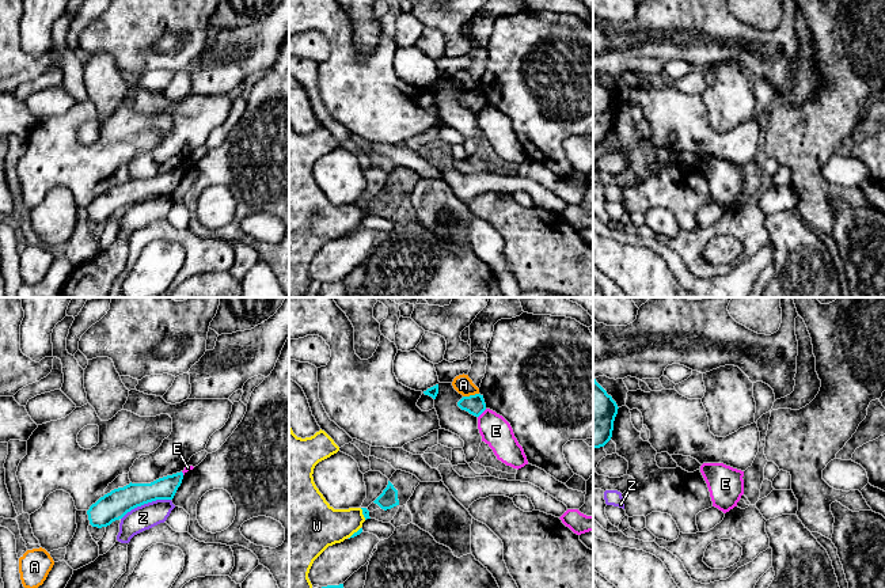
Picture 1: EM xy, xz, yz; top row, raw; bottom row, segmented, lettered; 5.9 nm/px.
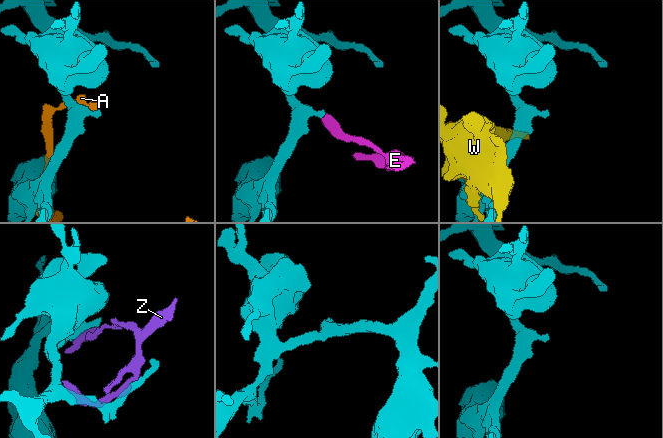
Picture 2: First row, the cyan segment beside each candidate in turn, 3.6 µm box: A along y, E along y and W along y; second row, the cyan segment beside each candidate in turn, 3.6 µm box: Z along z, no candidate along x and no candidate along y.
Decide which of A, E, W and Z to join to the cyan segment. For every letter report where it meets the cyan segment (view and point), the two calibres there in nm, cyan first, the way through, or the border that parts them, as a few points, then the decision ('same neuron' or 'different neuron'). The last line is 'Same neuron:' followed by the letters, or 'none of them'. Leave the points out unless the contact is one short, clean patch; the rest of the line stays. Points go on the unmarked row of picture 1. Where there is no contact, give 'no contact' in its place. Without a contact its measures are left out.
A: contact xz (470, 91); calibres 120 and 110 nm; different neuron
E: contact xz (482, 107); calibres 120 and 180 nm; border xz (486, 105), (478, 113); different neuron
W: contact xz (363, 209); calibres 50 and 240 nm; different neuron
Z: contact xy (145, 198); calibres 170 and 150 nm; different neuron
Same neuron: none of them

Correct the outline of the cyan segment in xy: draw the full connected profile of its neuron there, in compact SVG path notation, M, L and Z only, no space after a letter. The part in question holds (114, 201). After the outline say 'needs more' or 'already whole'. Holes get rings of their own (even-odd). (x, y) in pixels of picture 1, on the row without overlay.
M183 168L159 174L151 179L129 179L100 193L87 206L92 223L107 223L132 205L156 196L172 196L183 175Z | already whole

